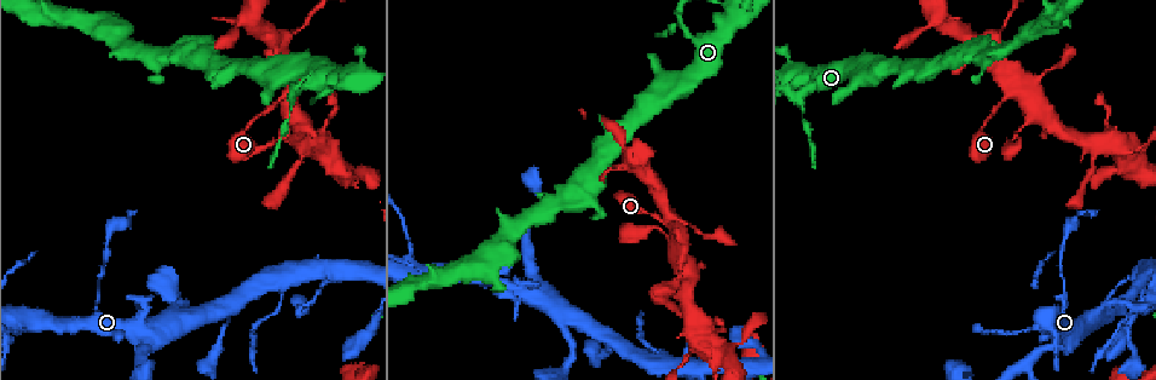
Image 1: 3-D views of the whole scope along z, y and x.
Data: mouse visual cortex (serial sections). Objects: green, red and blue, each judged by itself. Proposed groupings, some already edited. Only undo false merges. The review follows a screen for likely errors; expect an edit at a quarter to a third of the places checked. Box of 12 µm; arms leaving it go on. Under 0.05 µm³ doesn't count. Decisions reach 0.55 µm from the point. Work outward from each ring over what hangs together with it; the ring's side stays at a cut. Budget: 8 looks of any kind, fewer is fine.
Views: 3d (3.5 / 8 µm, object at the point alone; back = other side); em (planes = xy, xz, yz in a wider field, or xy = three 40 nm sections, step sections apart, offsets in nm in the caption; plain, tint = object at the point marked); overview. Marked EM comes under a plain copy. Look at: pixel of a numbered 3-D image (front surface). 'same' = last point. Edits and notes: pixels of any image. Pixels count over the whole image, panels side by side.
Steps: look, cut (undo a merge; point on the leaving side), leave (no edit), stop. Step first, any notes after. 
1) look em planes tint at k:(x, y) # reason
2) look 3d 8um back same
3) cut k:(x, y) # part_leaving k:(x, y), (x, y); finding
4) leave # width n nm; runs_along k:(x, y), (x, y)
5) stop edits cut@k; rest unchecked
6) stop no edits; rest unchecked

look em xy step 2 tint at 1:(793, 75) # two arms at a narrow angle

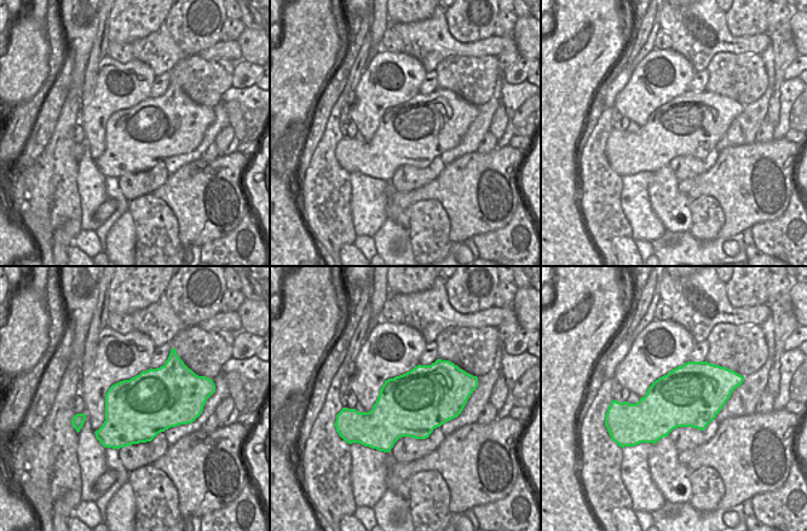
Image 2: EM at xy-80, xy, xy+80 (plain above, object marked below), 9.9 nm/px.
look 3d 3.5um same # wider look

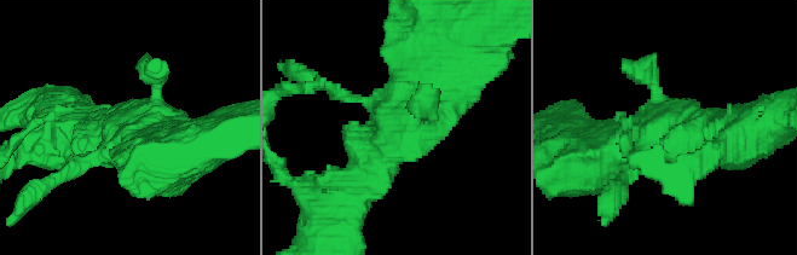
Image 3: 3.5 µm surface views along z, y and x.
leave # one cell here

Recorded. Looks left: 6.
look 3d 3.5um at 1:(1064, 288) # thin neck

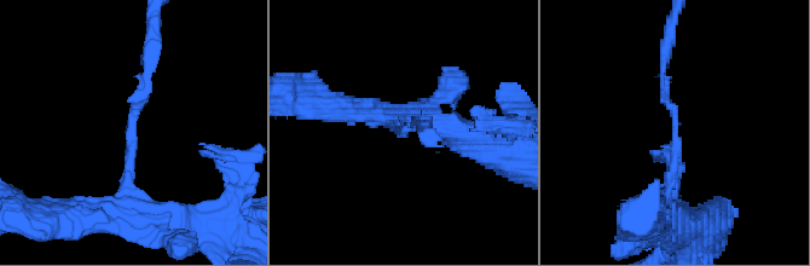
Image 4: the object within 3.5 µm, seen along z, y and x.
look em xy step 3 tint at 4:(678, 123)

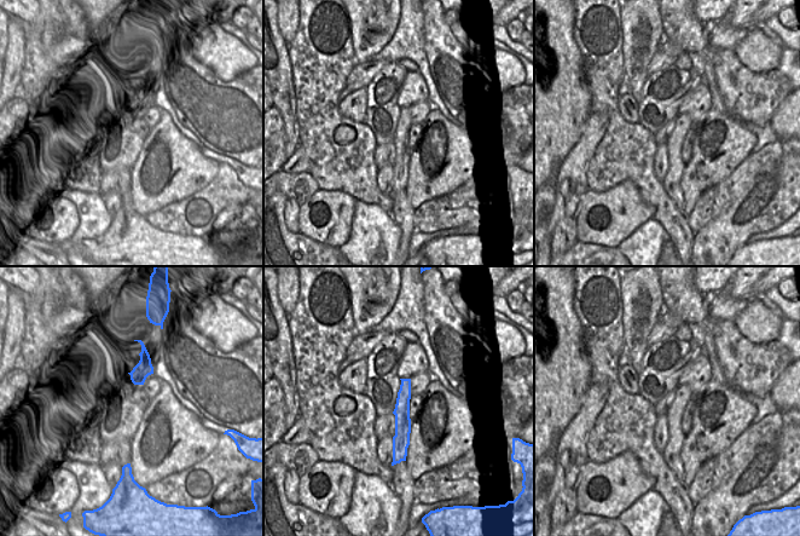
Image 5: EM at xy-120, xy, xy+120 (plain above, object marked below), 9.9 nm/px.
leave # arm_widths 100, 150 nm; runs_along 5:(407, 381), (403, 436), (395, 454); continuous, no second cell

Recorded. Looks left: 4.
look 3d 8um at 1:(171, 317) # side arm on a straight run

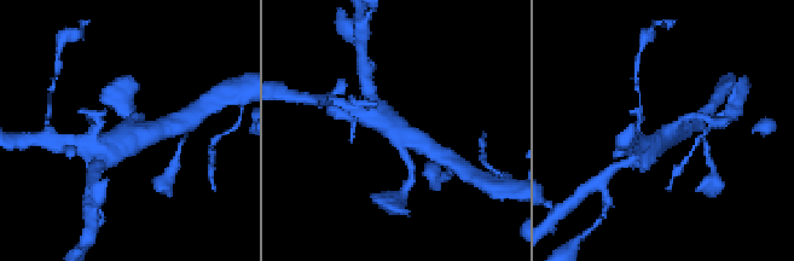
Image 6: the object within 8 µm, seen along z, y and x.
look em xy step 3 tint at 6:(128, 130) # arms 3; arm_widths 200, 500, 600 nm

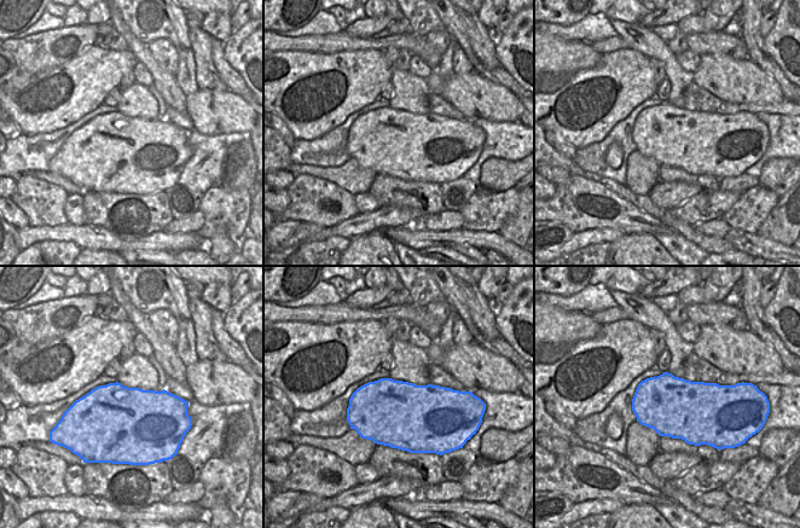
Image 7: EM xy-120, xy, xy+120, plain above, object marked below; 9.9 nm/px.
leave # runs_along 6:(374, 120), (393, 123), (435, 149); continuous, no second cell

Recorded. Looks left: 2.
look 3d 3.5um at 1:(660, 360) # side arm on a straight run

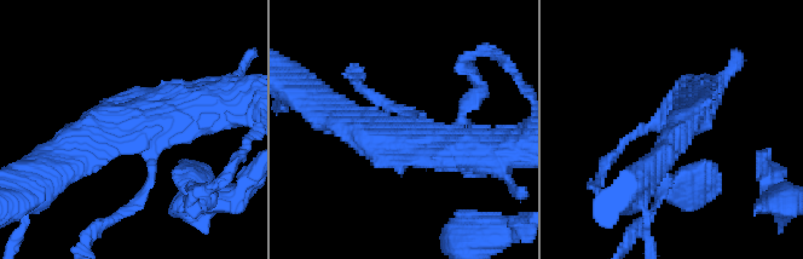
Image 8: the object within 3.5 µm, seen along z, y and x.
look em xy step 3 tint at 8:(131, 140) # need the tissue

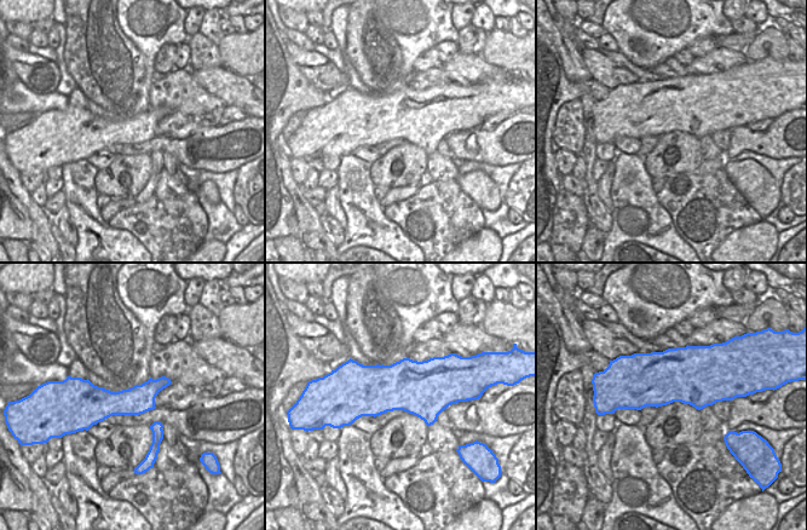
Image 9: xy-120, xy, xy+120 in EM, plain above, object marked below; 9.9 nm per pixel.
leave # runs_along 8:(68, 154), (127, 128), (154, 157), (134, 202); all the same cell

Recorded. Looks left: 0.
stop no edits; rest unchecked

